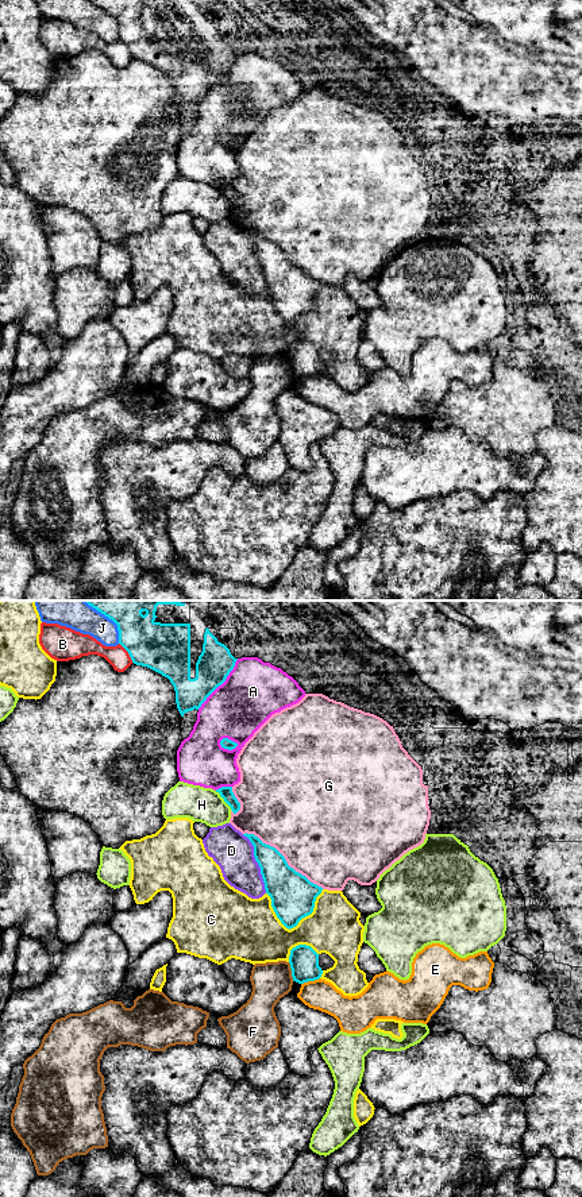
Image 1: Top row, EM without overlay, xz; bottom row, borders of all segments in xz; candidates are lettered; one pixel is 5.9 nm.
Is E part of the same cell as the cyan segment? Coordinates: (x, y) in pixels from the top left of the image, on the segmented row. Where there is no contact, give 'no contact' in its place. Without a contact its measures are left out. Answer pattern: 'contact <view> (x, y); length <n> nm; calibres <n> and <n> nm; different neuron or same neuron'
contact xz (309, 980); length 120 nm; calibres 180 and 180 nm; different neuron

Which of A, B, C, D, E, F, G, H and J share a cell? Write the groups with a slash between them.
A / B D / C / E / F / G / H / J

